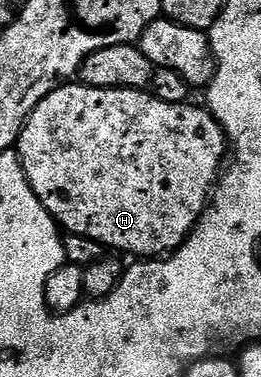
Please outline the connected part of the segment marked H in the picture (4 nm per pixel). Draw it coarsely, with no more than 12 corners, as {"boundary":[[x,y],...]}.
{"boundary":[[66,83],[25,120],[66,234],[161,259],[227,157],[208,108]]}

